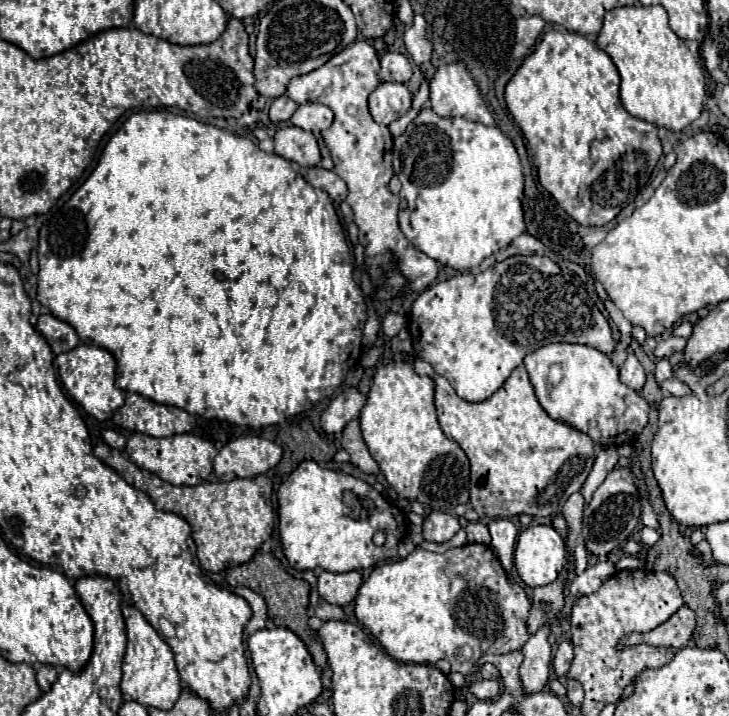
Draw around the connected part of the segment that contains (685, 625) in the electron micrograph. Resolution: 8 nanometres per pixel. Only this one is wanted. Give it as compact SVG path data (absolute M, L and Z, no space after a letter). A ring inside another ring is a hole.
M683 604L667 622L663 622L661 626L657 626L647 634L631 634L619 644L619 648L647 642L651 646L665 646L665 648L679 650L687 646L687 642L693 636L693 630L695 630L695 612L687 604Z

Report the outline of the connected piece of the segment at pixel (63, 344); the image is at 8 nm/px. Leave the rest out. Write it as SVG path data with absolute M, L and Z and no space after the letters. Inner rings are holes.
M51 314L39 316L37 330L47 338L47 342L55 354L61 354L65 350L73 350L75 346L79 346L79 336L73 330L73 326L69 326L67 322L63 322Z

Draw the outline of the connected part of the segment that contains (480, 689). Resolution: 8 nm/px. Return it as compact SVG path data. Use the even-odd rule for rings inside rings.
M479 680L471 686L471 692L479 698L479 700L495 700L501 692L501 686L497 680Z

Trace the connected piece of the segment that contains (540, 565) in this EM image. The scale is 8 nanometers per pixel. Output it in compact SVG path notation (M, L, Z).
M529 526L519 534L515 568L525 586L547 586L559 576L563 566L565 542L553 526Z

